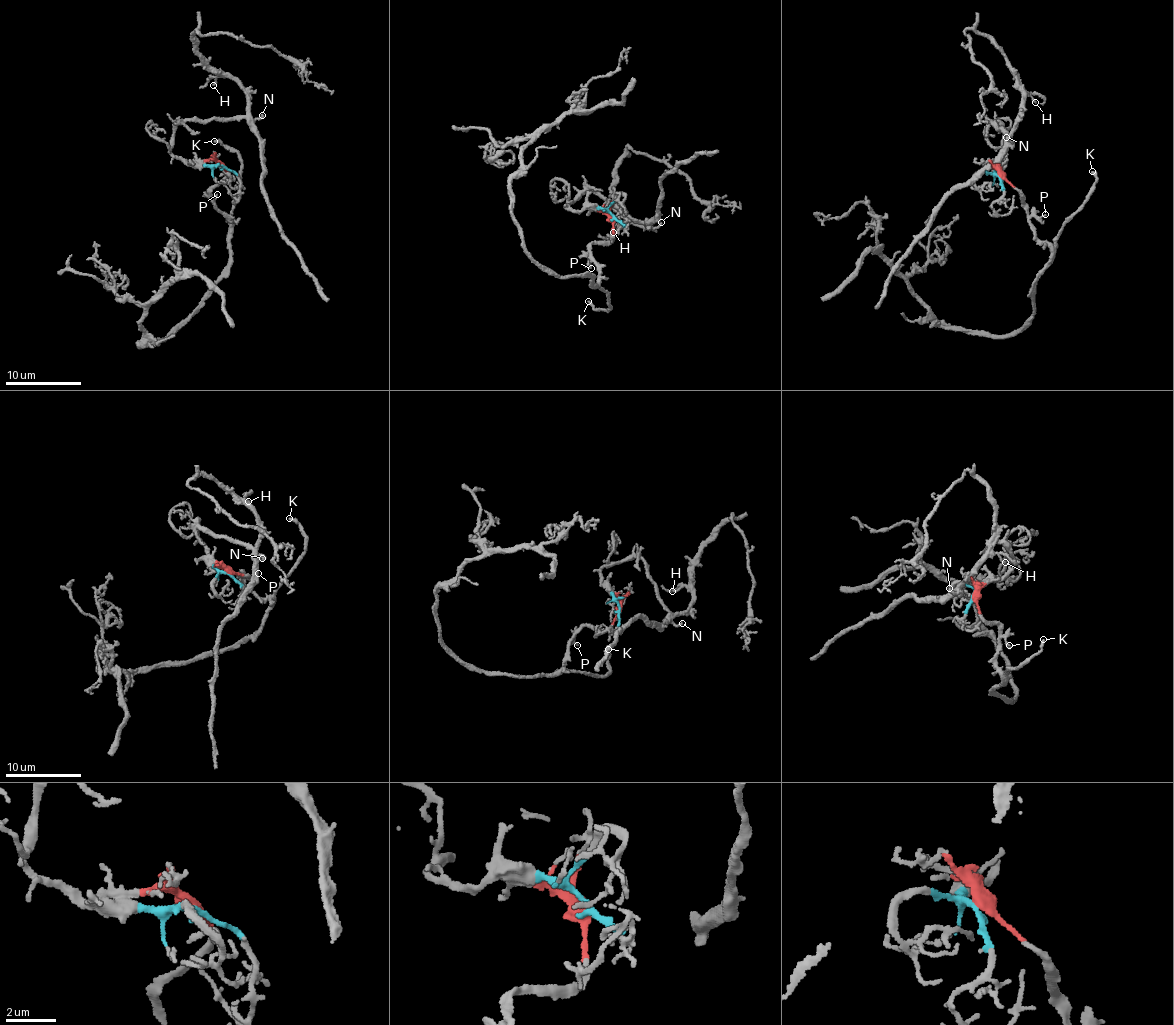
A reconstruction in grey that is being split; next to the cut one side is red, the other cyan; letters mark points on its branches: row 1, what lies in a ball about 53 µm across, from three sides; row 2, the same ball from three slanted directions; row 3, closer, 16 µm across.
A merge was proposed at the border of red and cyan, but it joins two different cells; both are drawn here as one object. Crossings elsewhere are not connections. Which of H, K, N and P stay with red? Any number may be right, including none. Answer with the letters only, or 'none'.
K, P

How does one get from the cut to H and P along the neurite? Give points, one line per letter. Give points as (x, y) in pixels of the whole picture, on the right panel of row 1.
H: (999, 175), (994, 172), (1003, 167), (1004, 129), (991, 123), (1008, 135), (1027, 93), (1036, 103)
P: (999, 175), (1018, 191), (1023, 204), (1032, 216), (1045, 215)

